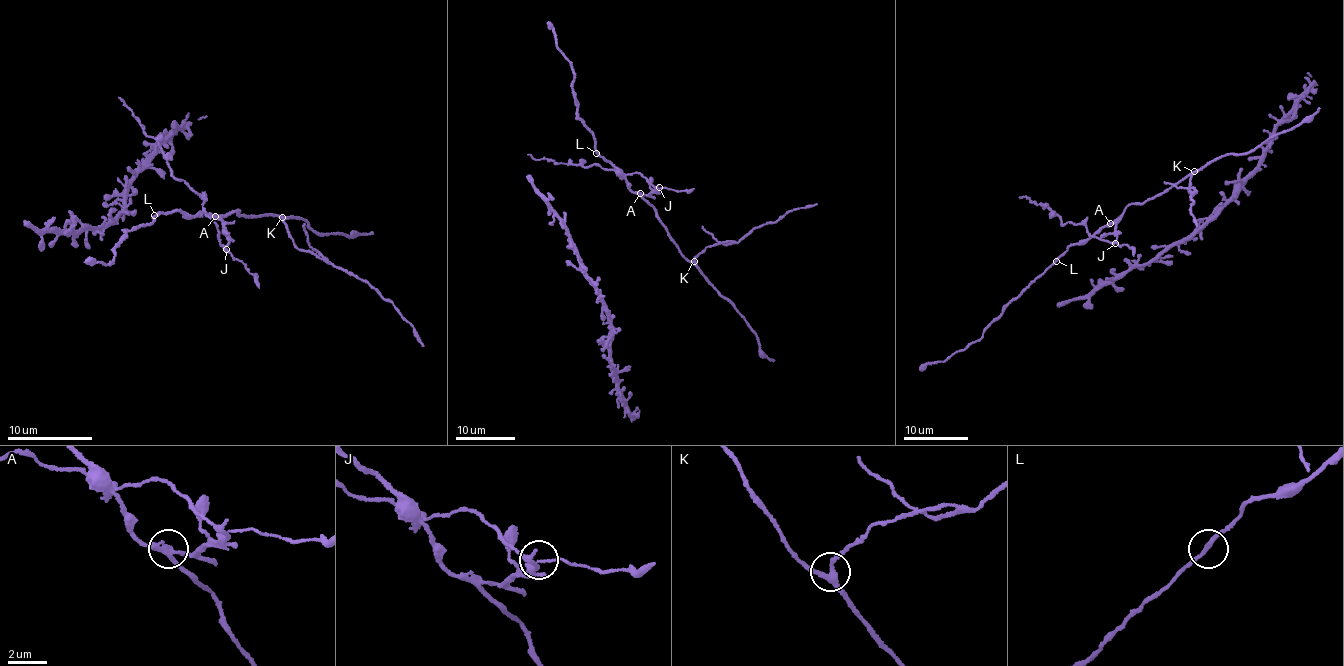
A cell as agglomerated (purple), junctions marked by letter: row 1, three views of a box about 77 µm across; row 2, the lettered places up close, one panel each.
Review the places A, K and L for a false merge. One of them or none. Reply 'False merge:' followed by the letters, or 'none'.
False merge: A

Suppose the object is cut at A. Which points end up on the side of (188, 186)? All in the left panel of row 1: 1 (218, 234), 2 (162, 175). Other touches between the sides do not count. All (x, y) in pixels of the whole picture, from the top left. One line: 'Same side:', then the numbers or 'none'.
Same side: 1

